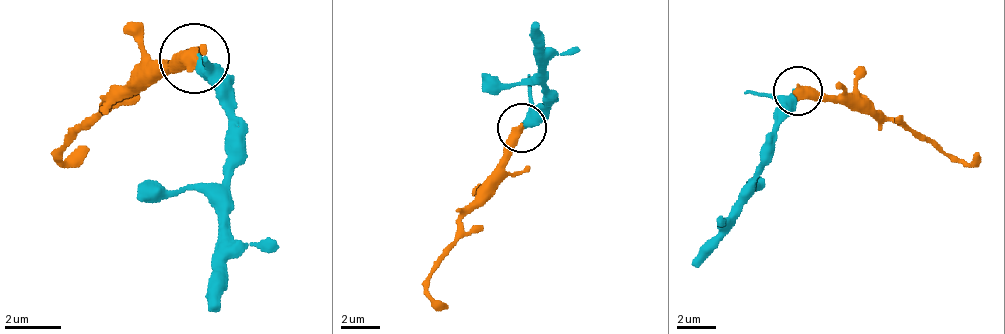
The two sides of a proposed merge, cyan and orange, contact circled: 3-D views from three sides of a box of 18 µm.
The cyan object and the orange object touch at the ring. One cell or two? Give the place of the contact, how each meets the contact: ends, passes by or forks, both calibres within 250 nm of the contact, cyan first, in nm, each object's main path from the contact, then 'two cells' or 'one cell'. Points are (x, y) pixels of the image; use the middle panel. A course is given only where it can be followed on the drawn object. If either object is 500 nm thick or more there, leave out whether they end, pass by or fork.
at (521, 127); 480 nm thick on the cyan side, 500 nm on the other; cyan runs (522, 129), (547, 99), (547, 65), (532, 21); orange runs (522, 129), (493, 187), (430, 275), (430, 295), (449, 309); two cells

